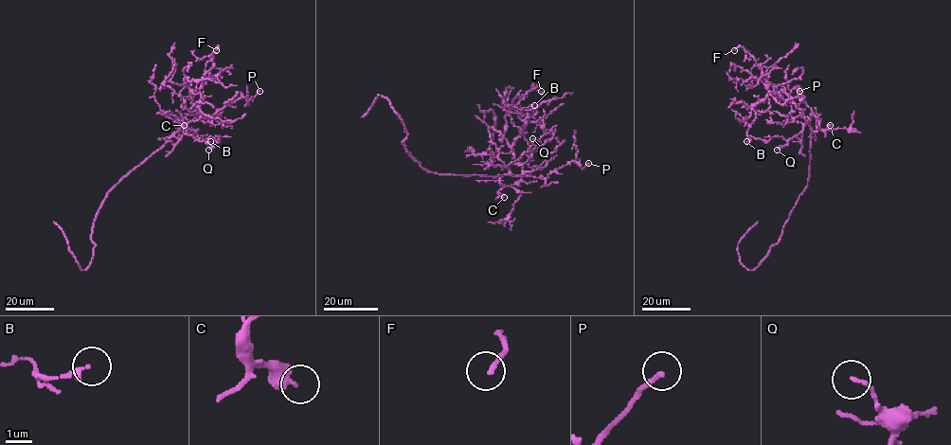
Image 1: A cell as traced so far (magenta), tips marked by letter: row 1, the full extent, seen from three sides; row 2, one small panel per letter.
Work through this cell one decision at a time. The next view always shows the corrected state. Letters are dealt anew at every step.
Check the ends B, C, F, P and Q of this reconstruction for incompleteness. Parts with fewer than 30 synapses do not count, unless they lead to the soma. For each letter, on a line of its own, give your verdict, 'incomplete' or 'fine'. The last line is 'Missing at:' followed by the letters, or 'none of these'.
B: fine
C: fine
F: fine
P: fine
Q: fine
Missing at: none of these

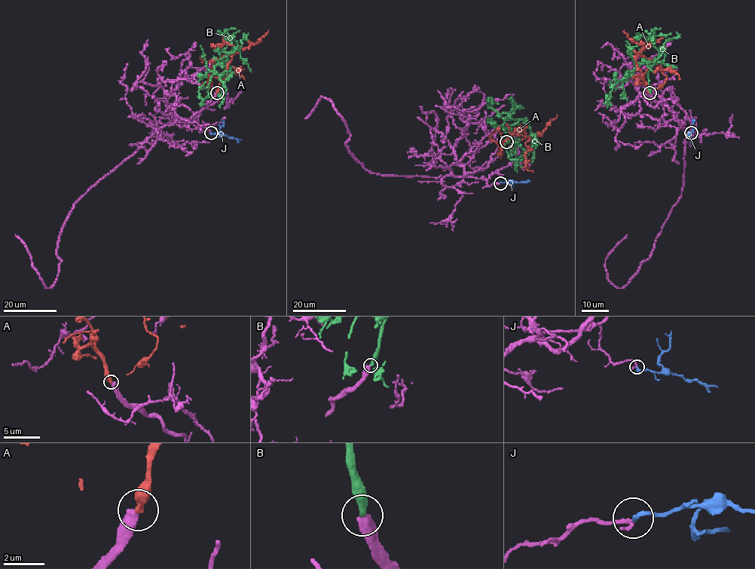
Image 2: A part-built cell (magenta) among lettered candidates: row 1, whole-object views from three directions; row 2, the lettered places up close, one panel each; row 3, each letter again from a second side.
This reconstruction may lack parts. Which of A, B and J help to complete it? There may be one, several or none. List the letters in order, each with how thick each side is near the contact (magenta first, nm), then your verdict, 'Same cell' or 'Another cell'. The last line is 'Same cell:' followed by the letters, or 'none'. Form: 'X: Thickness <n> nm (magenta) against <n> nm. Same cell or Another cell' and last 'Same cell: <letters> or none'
A: Thickness 500 nm (magenta) against 440 nm. Another cell
B: Thickness 550 nm (magenta) against 360 nm. Another cell
J: Thickness 200 nm (magenta) against 240 nm. Same cell
Same cell: J

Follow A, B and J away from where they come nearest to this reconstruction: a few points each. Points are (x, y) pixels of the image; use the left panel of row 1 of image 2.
A: (217, 93), (221, 74), (231, 59), (230, 55), (212, 61), (209, 90)
B: (217, 93), (221, 78), (230, 70), (218, 60), (239, 48), (240, 41), (246, 35), (243, 33)
J: (211, 133), (241, 140)

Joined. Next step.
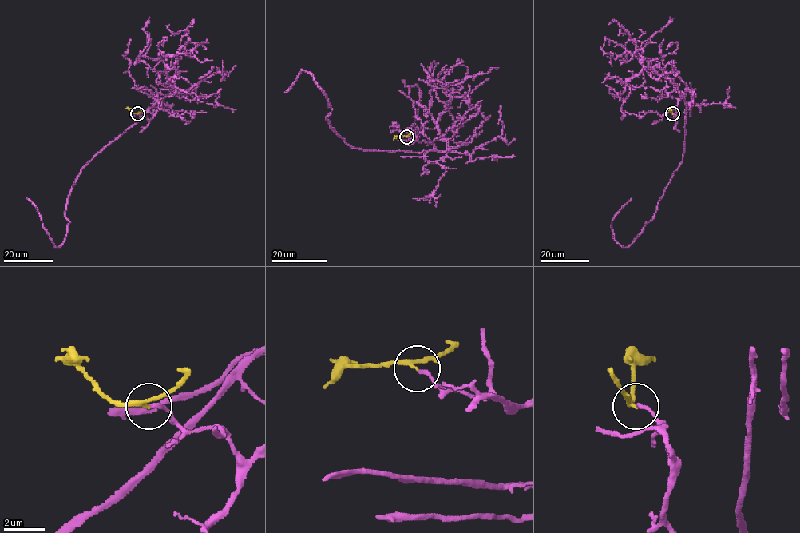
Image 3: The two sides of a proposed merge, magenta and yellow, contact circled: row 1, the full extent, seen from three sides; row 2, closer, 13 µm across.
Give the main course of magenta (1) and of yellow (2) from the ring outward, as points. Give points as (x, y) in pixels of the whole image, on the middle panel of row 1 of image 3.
1: (406, 137), (434, 149), (350, 147), (327, 121), (331, 108), (310, 73), (302, 69), (285, 93)
2: (406, 137), (398, 136), (394, 139)

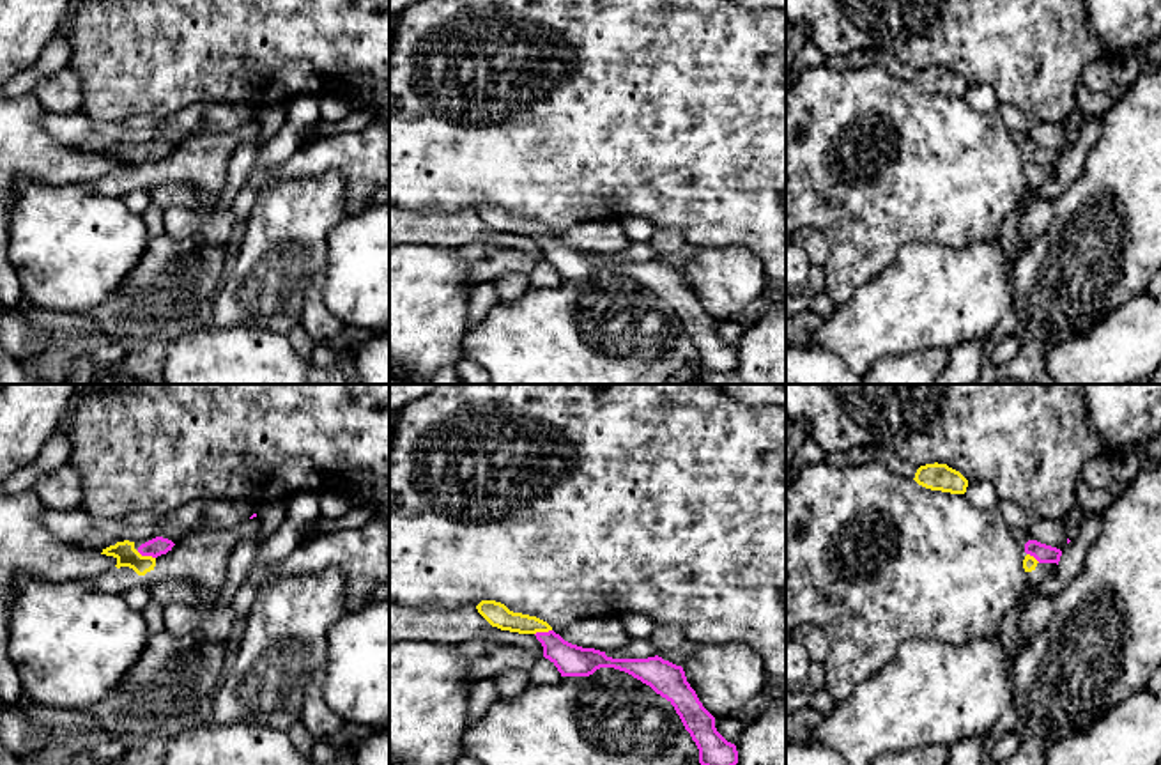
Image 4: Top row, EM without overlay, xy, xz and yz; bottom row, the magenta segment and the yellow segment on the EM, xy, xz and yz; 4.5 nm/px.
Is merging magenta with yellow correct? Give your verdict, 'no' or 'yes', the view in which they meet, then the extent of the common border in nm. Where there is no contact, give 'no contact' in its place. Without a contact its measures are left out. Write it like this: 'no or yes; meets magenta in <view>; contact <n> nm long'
yes; meets magenta in xy; contact 90 nm long

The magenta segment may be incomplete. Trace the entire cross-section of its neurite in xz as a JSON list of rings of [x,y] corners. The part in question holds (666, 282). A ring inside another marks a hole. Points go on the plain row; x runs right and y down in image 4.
[[[481,204],[476,212],[492,230],[534,237],[543,250],[543,260],[557,271],[561,280],[589,280],[600,271],[614,271],[632,278],[674,310],[699,352],[701,370],[731,372],[738,367],[736,349],[717,335],[715,321],[699,305],[681,269],[658,259],[648,262],[612,262],[605,255],[572,248],[556,237],[547,225],[513,216],[496,204]]]

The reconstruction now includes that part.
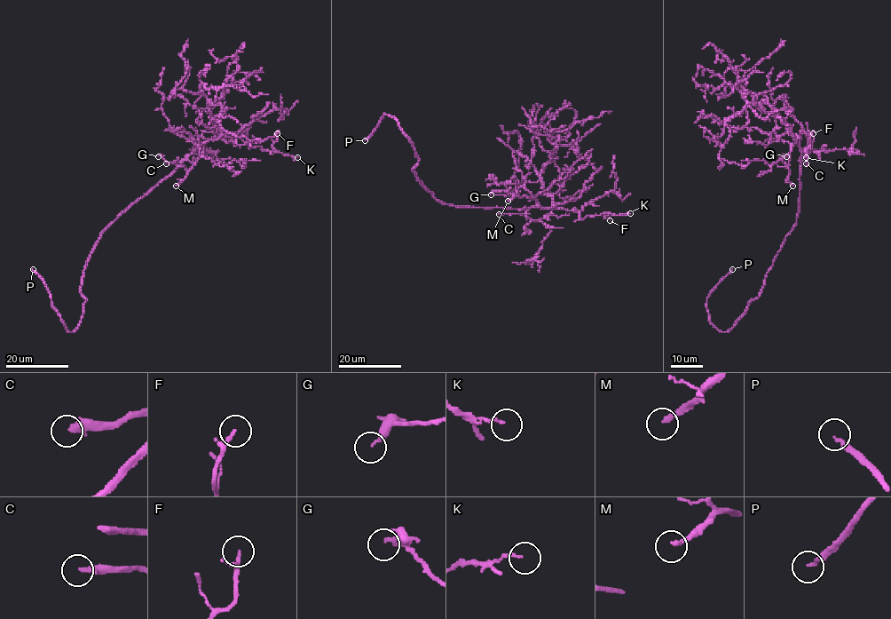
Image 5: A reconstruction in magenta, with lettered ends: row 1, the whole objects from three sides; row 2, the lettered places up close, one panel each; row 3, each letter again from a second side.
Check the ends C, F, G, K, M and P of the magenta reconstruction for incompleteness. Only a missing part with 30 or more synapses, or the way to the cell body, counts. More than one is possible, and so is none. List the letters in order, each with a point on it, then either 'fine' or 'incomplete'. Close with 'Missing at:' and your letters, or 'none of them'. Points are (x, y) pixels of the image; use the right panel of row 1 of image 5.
C: (806, 163) | incomplete
F: (813, 133) | fine
G: (786, 156) | fine
K: (806, 157) | fine
M: (792, 186) | incomplete
P: (732, 269) | incomplete
Missing at: C, M, P

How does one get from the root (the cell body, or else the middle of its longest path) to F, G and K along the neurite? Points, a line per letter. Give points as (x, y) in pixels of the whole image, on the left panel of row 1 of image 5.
F: (151, 191), (199, 147), (222, 134), (246, 130), (247, 140), (253, 147), (260, 146), (272, 151), (277, 133)
G: (151, 191), (206, 143), (201, 156), (188, 170), (158, 156)
K: (151, 191), (199, 147), (222, 134), (246, 130), (247, 140), (253, 147), (260, 146), (264, 150), (297, 157)

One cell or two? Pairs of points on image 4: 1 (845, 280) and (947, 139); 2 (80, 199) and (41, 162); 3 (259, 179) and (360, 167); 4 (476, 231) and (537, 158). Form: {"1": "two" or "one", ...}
{"1": "one", "2": "two", "3": "one", "4": "two"}

